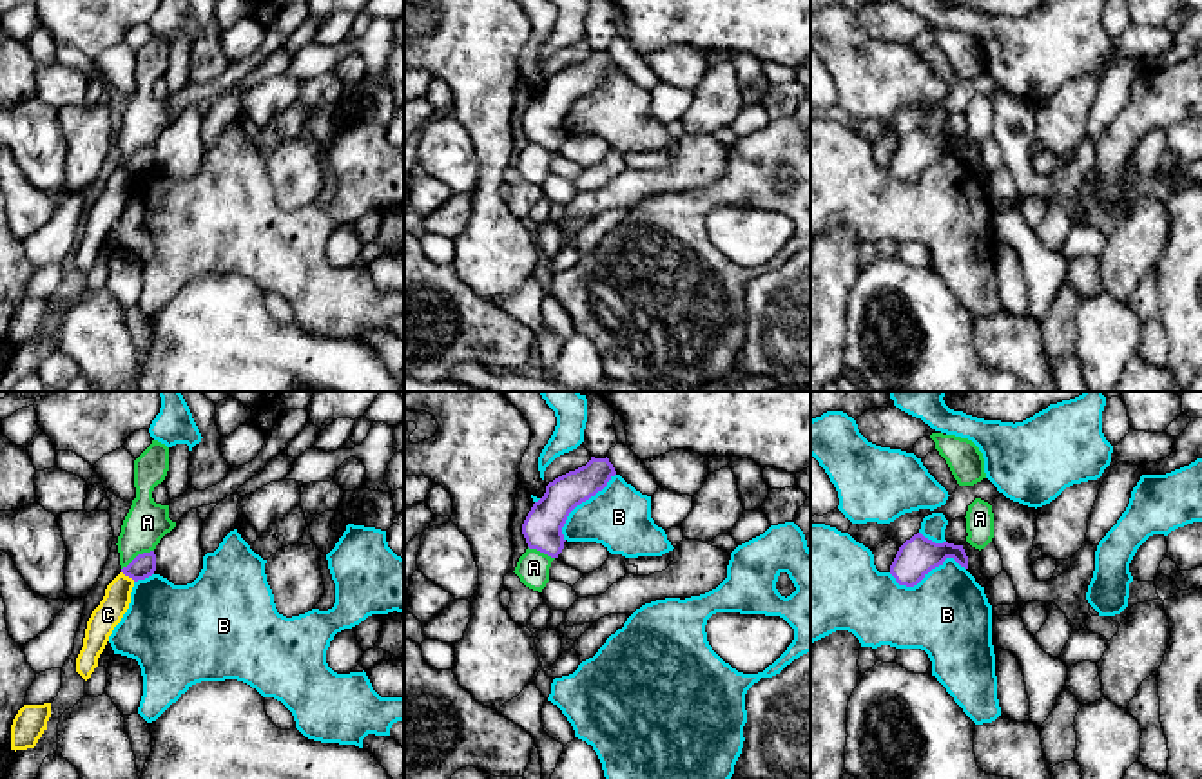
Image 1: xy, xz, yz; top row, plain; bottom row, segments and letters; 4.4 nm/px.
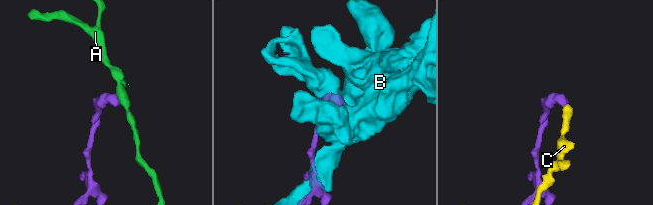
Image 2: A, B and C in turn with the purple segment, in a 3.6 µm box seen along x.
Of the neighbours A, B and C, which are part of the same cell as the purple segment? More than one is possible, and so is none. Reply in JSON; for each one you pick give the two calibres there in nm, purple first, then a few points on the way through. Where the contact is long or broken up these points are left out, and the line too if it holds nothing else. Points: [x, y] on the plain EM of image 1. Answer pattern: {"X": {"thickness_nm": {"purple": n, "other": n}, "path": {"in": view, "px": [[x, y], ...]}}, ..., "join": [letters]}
{"join": []}

